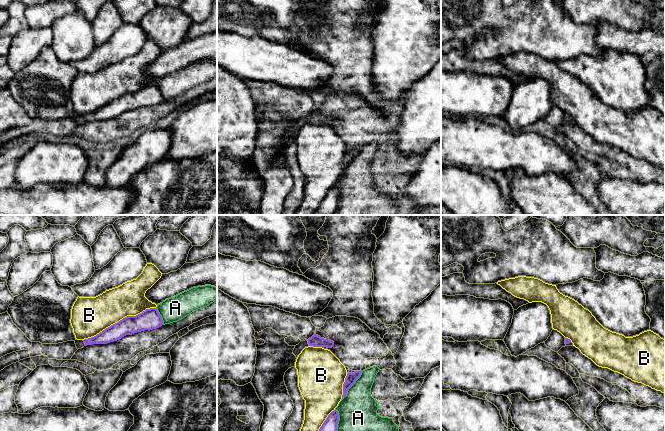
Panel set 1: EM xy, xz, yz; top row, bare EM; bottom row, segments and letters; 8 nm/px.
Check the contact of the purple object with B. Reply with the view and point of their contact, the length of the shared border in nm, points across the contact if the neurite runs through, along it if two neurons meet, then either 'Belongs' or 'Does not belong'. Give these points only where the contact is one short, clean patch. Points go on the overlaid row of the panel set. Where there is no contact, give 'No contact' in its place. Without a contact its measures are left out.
Touches purple at xy (120, 320). Shared border 650 nm. Does not belong

